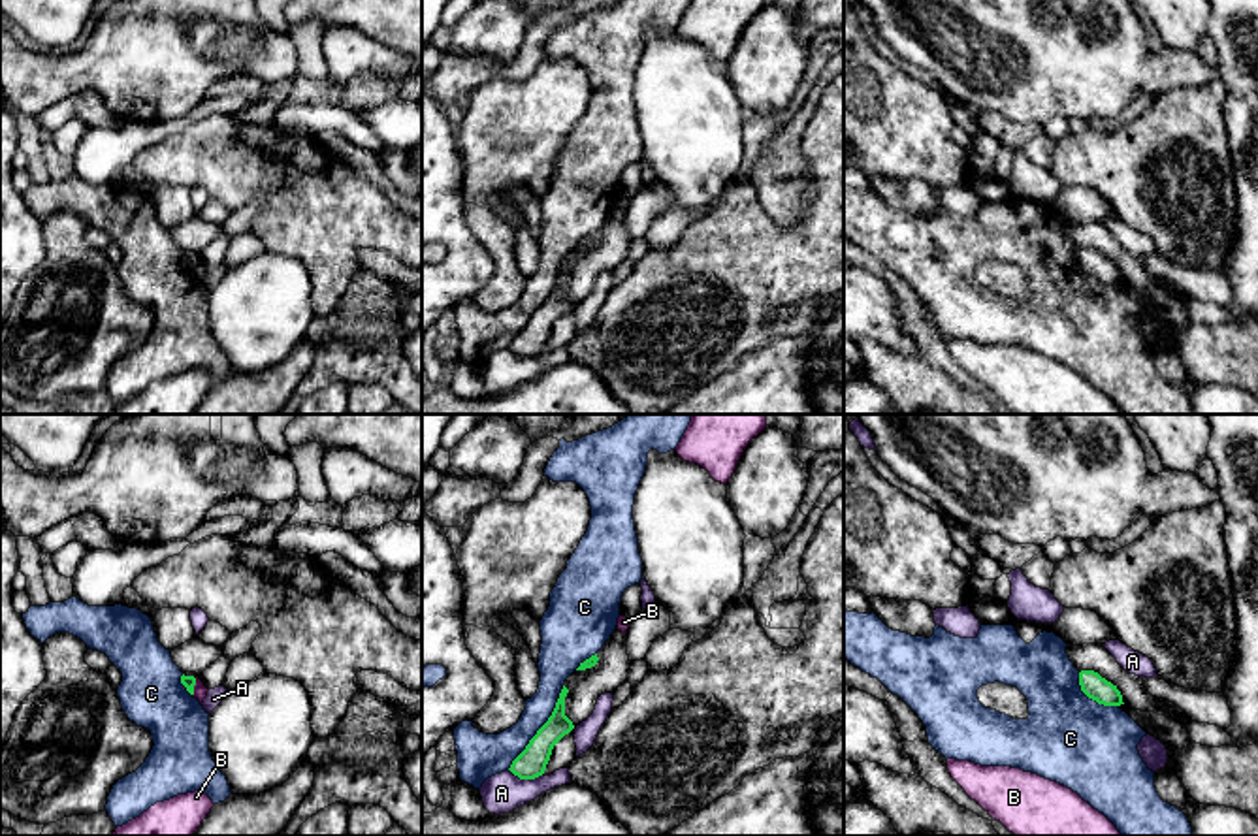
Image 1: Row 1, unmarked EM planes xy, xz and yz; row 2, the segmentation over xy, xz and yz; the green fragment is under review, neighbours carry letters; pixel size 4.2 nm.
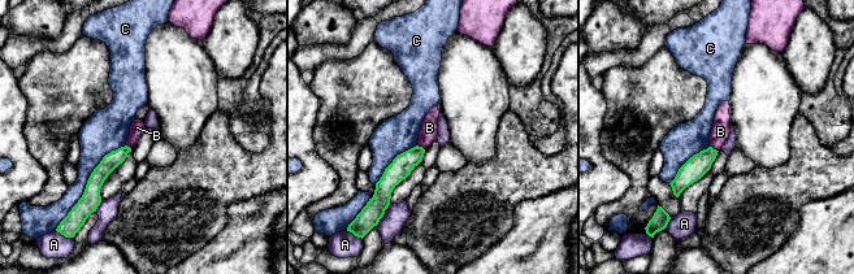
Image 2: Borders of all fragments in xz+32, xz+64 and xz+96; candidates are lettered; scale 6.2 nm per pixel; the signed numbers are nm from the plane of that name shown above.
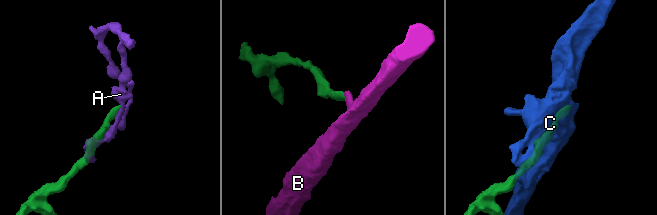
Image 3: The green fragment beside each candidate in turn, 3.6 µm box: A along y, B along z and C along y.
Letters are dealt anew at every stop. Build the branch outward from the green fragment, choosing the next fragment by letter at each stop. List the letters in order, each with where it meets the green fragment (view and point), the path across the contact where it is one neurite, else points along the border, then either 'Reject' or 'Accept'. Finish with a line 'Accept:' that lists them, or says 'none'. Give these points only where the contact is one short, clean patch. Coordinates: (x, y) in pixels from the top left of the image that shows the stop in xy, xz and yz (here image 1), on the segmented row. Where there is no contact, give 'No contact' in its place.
A: Touches green at xz (526, 778). Reject
B: Touches green at xy (193, 688). Boundary: xy (196, 678), (193, 695). Reject
C: Touches green at xz (541, 727). Reject
Accept: none

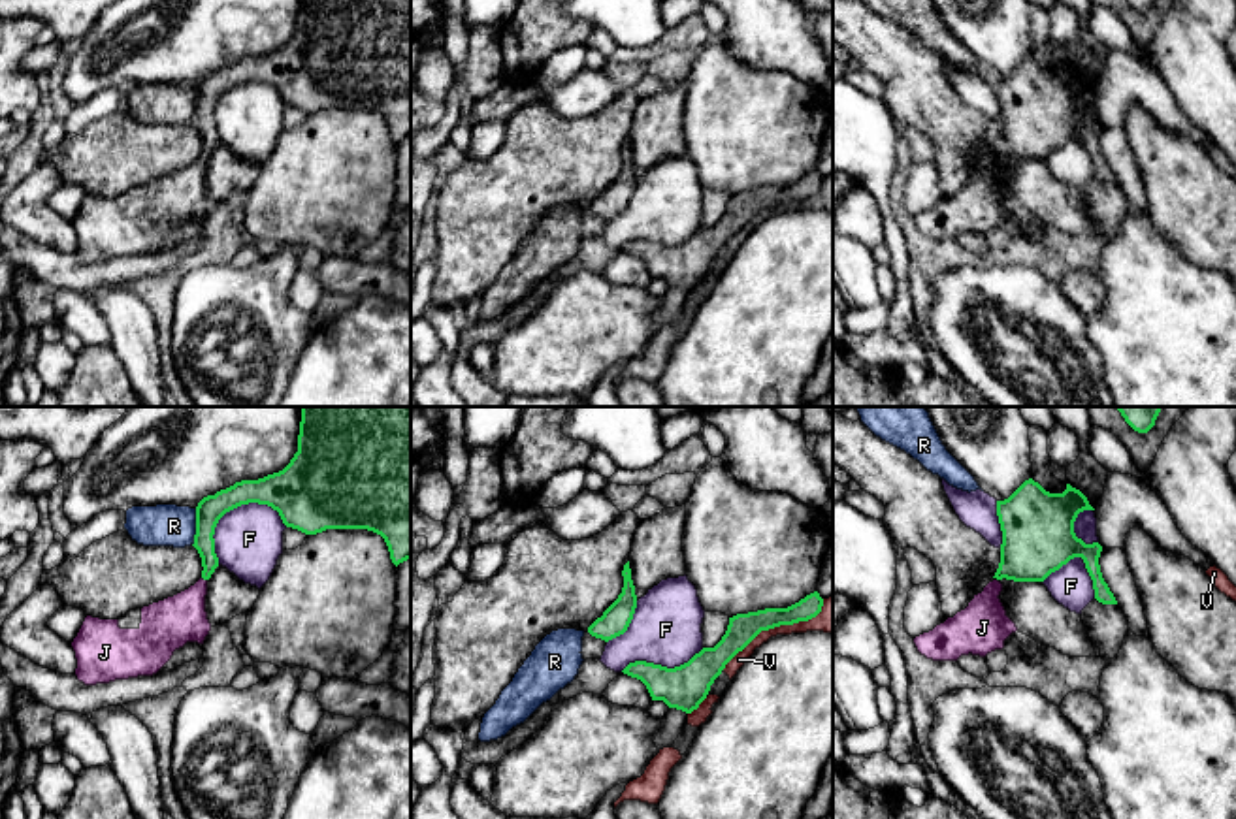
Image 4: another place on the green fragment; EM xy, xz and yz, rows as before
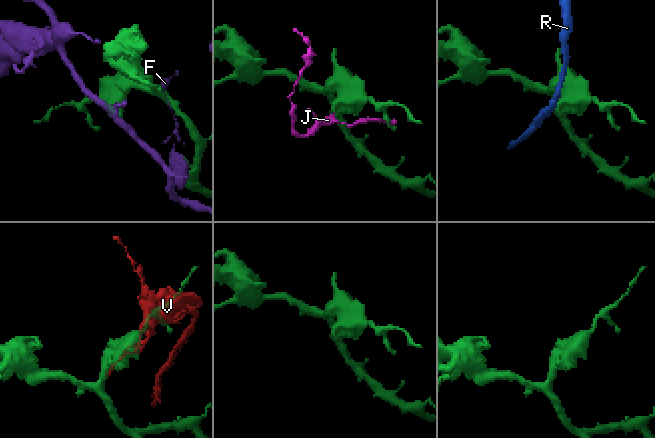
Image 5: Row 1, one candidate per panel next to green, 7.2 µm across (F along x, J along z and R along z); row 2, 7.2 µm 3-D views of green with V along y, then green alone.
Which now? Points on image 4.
F: Touches green at xy (227, 511). Reject
J: Touches green at xy (204, 578). Accept
R: Touches green at xy (196, 528). Boundary: xy (196, 509), (193, 545). Reject
V: Touches green at xz (777, 626). Reject
Accept: J

